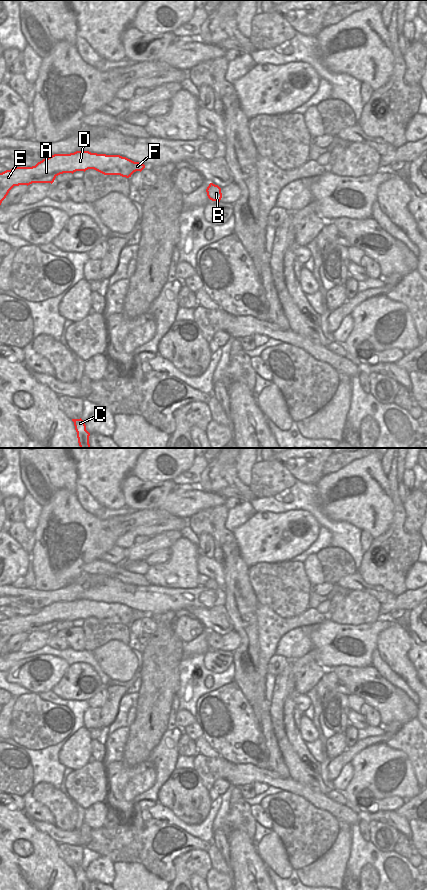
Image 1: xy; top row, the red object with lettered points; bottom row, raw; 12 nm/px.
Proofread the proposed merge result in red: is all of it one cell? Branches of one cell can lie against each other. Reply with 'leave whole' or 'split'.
leave whole

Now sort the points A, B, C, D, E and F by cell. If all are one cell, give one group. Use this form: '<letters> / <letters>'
A B C D E F

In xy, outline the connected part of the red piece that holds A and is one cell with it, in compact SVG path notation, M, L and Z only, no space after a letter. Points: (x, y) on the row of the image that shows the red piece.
M89 151L70 154L54 154L32 167L15 167L0 173L0 205L14 186L32 183L53 183L63 173L94 169L104 175L120 175L129 178L145 165L120 155L106 155Z

